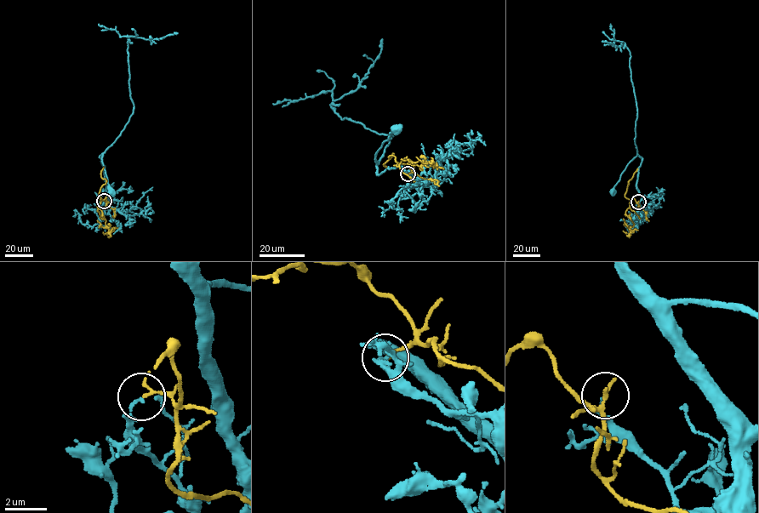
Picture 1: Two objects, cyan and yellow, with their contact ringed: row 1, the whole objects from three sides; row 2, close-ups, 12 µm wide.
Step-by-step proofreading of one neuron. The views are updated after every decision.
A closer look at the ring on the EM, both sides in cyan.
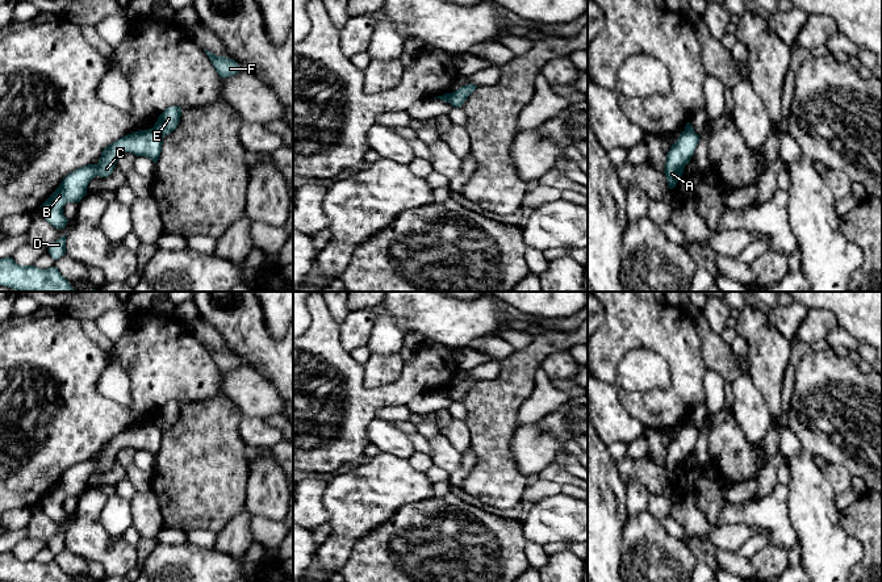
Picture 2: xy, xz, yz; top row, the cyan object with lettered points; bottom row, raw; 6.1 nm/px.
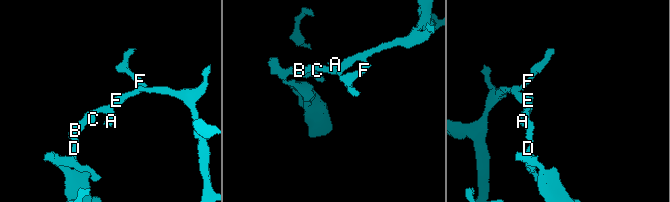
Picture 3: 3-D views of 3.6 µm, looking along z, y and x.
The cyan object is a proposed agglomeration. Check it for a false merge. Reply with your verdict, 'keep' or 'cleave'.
cleave

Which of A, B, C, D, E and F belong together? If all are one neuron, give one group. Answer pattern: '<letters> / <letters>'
A B C D / E F

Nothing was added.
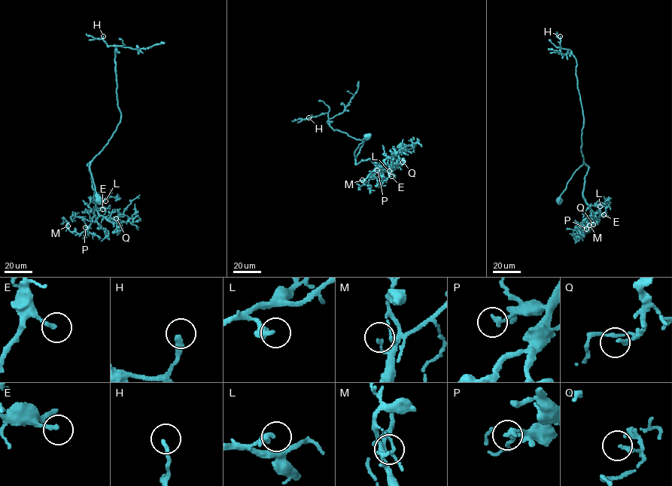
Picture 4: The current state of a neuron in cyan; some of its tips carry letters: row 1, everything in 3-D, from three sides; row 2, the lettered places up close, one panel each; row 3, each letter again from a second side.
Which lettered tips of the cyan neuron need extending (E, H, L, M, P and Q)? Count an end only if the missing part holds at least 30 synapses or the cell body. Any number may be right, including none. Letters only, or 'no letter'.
no letter

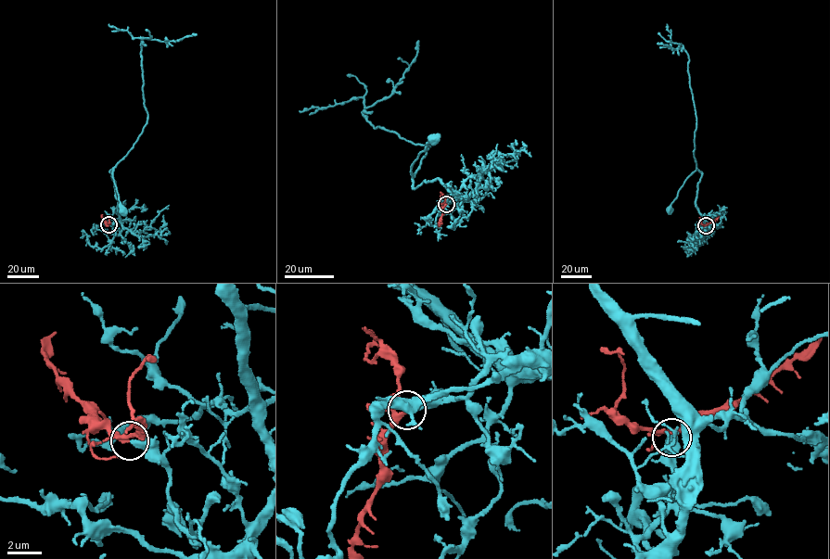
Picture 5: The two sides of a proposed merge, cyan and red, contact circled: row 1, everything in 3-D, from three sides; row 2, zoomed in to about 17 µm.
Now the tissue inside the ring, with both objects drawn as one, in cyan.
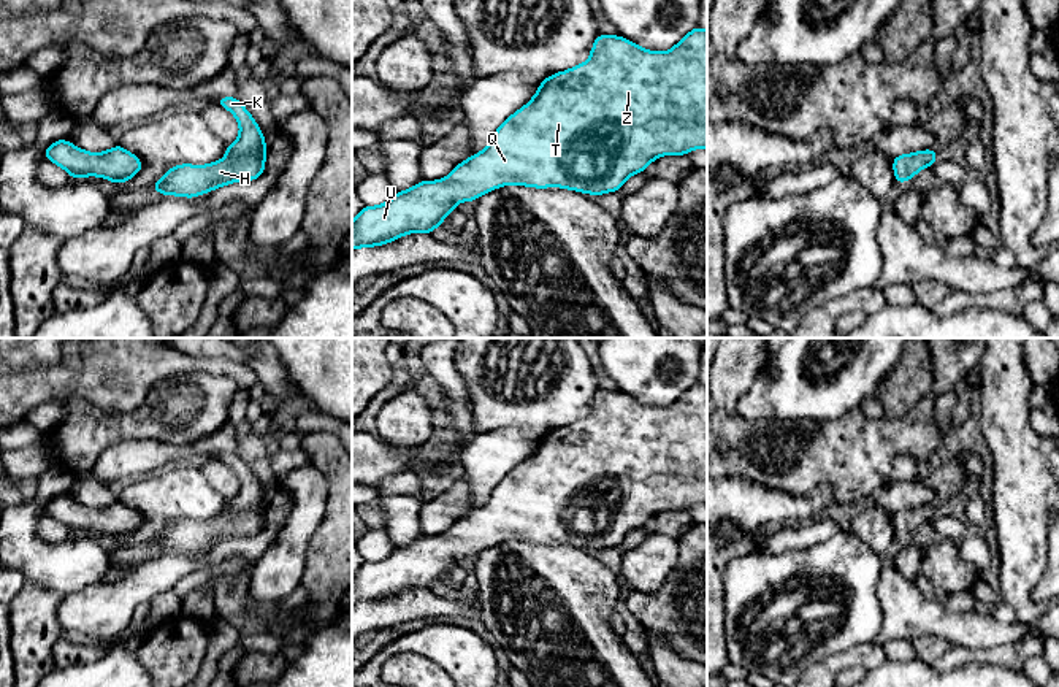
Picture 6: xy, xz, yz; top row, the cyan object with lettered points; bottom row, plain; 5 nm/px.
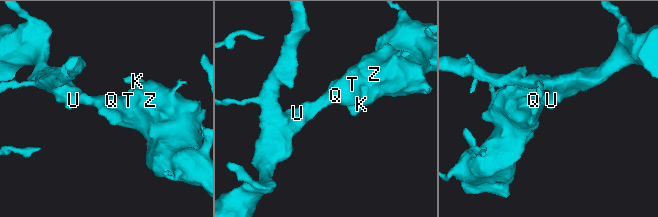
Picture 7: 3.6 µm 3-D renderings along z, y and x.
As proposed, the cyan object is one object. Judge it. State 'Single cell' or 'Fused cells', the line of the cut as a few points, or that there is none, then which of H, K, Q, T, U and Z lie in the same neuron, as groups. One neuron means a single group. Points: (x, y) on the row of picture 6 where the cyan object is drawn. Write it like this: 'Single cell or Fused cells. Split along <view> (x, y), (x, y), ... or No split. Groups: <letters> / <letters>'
Single cell. No split. Groups: H K Q T U Z

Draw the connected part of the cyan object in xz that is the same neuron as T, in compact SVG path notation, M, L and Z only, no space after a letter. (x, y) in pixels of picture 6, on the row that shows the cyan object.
M694 27L690 33L686 33L674 48L664 52L647 51L636 43L620 36L607 36L598 33L590 57L587 62L575 65L566 71L558 71L544 81L534 97L522 106L518 111L510 114L493 133L487 148L472 157L468 157L461 163L458 163L444 179L438 181L420 181L417 186L395 192L395 195L376 206L363 206L357 217L352 221L352 251L358 248L374 248L380 244L392 243L407 233L433 233L436 227L441 227L442 221L457 209L457 205L461 201L474 201L477 197L491 192L501 186L526 186L526 187L561 187L569 190L577 190L591 195L602 195L607 192L617 192L625 181L636 175L642 173L655 159L675 154L686 155L690 151L707 148L707 30L701 27Z

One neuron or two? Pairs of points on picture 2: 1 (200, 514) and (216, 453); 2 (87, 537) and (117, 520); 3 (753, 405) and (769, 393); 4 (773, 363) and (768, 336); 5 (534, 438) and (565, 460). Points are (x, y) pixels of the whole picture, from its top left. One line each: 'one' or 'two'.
1: one
2: two
3: two
4: one
5: two

